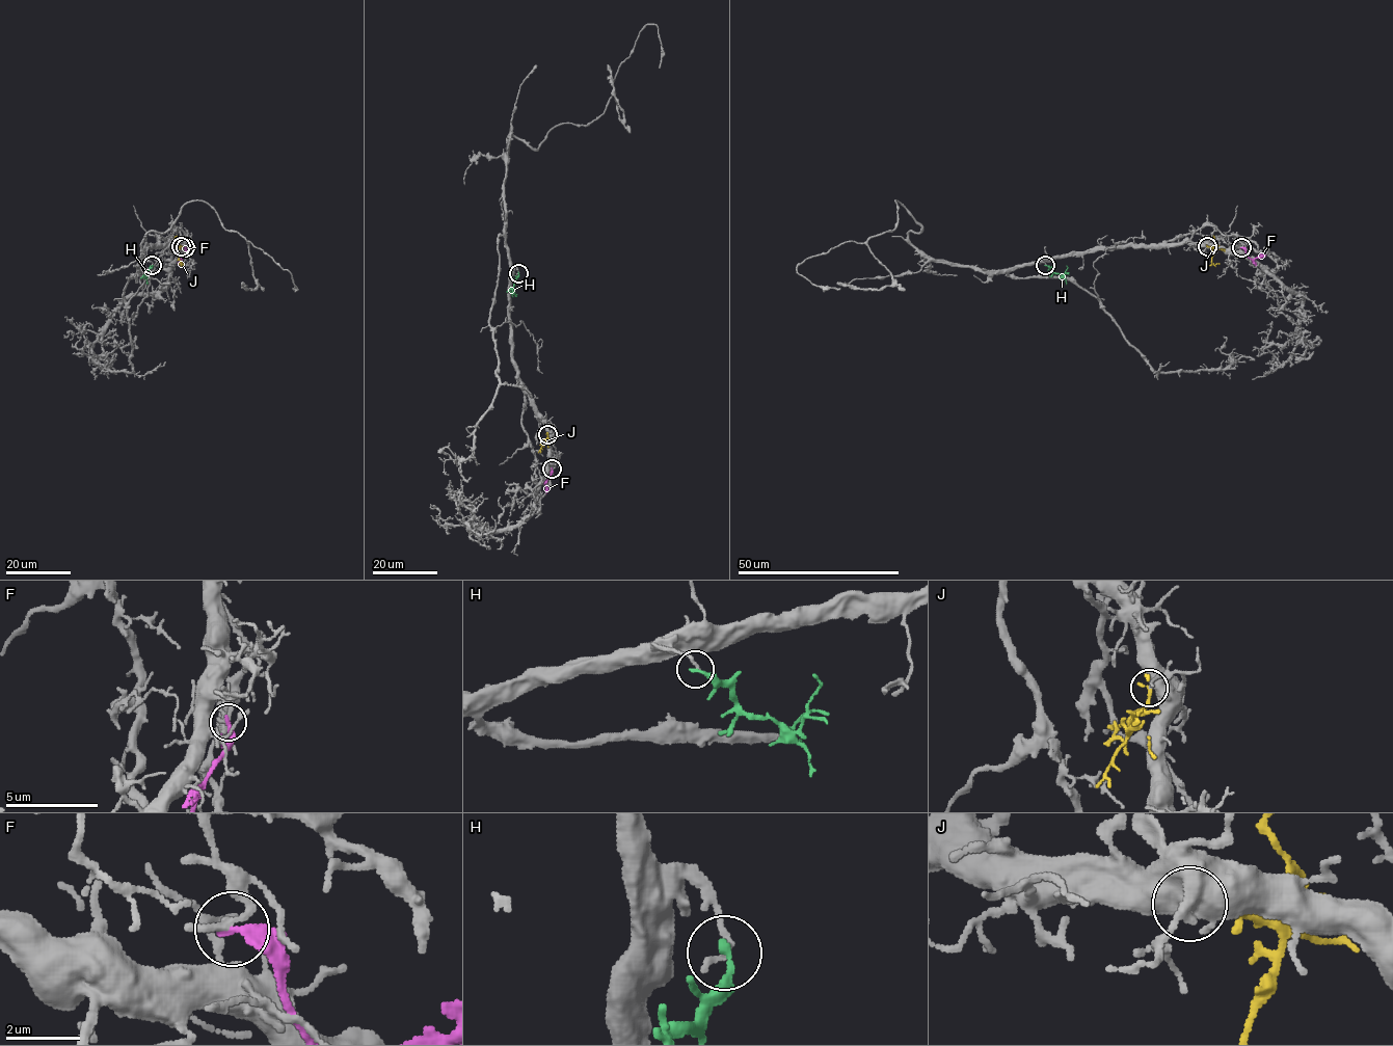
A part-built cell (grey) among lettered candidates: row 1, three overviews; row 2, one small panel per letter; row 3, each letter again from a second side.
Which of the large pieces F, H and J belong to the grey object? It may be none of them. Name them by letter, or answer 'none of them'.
J

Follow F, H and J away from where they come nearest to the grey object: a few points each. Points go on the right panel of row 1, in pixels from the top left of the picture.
F: (1241, 247), (1251, 259), (1265, 255)
H: (1045, 265), (1063, 275), (1066, 266)
J: (1207, 246), (1215, 248), (1211, 265), (1220, 263)

